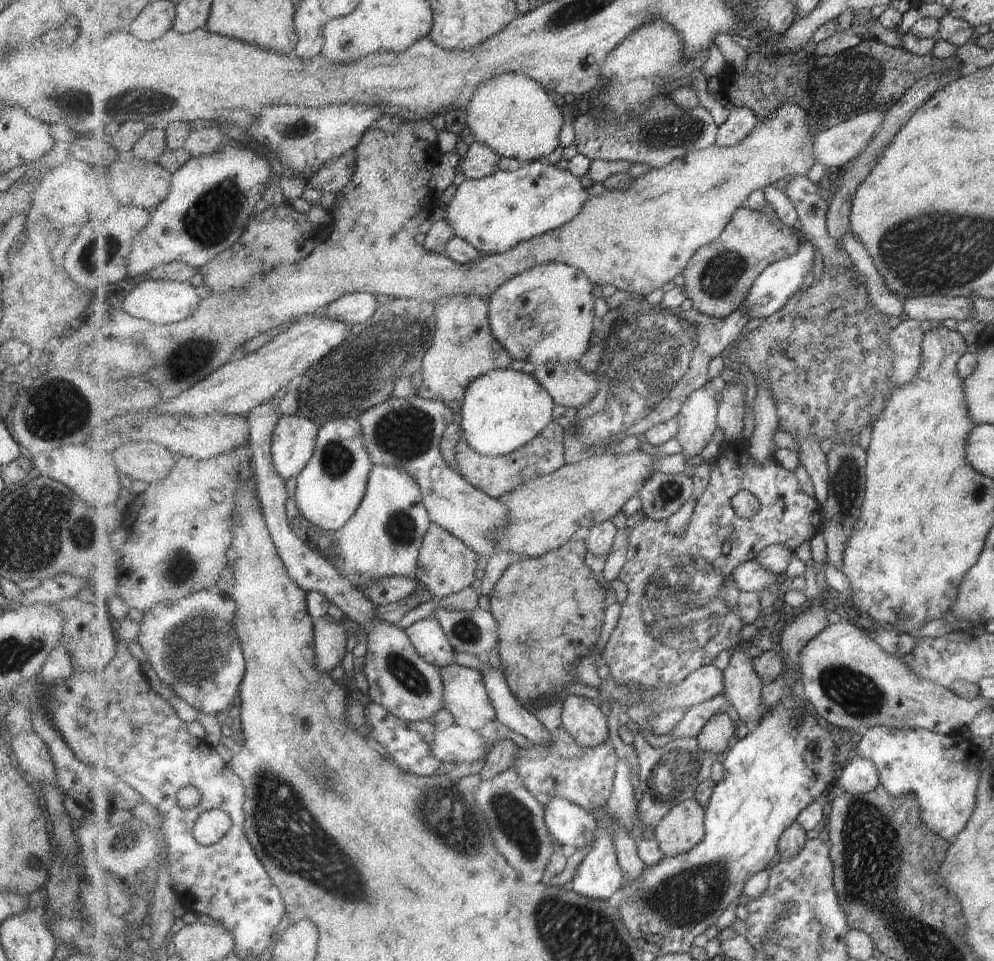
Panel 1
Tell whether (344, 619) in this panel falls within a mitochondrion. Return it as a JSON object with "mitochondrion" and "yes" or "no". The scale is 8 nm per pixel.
{"mitochondrion":"no"}

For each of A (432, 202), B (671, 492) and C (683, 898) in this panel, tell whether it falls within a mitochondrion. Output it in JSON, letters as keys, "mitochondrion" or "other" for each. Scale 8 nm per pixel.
{"A":"other","B":"mitochondrion","C":"mitochondrion"}

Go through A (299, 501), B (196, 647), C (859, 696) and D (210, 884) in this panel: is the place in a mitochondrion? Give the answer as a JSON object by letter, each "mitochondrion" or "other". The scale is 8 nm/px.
{"A":"other","B":"mitochondrion","C":"mitochondrion","D":"other"}

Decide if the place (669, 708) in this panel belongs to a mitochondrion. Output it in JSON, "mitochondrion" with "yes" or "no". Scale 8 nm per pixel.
{"mitochondrion":"no"}

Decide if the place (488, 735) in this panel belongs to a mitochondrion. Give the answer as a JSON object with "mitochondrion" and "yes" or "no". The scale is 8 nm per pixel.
{"mitochondrion":"no"}

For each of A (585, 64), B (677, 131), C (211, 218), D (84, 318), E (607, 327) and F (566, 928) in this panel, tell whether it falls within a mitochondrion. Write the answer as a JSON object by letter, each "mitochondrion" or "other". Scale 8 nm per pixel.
{"A":"other","B":"mitochondrion","C":"mitochondrion","D":"other","E":"mitochondrion","F":"mitochondrion"}

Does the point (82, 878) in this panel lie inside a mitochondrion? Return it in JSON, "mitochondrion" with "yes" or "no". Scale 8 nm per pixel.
{"mitochondrion":"no"}

